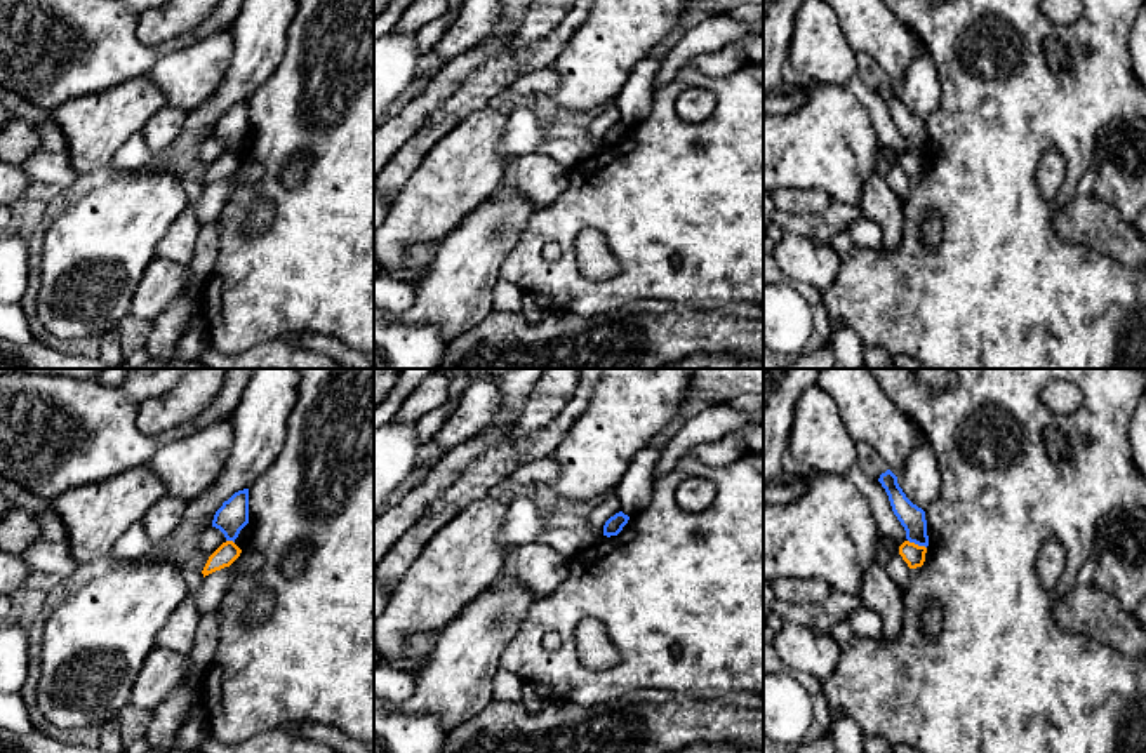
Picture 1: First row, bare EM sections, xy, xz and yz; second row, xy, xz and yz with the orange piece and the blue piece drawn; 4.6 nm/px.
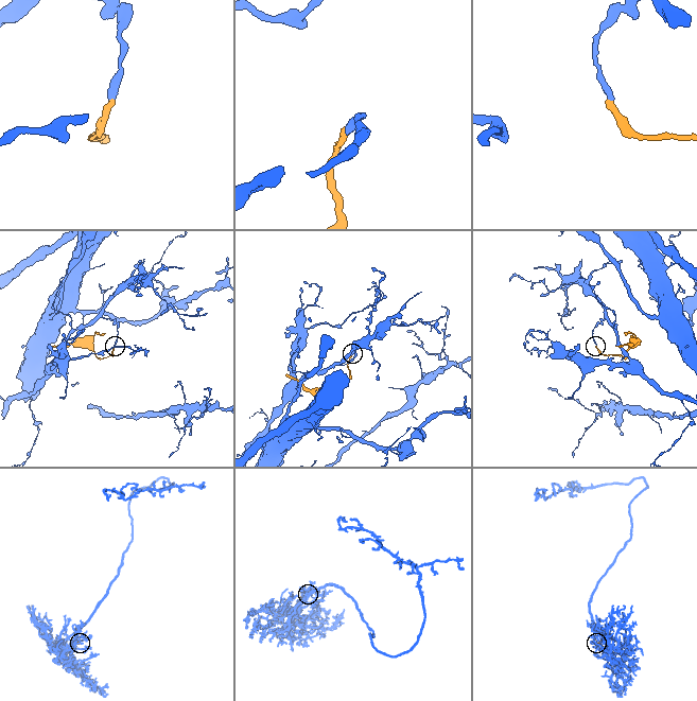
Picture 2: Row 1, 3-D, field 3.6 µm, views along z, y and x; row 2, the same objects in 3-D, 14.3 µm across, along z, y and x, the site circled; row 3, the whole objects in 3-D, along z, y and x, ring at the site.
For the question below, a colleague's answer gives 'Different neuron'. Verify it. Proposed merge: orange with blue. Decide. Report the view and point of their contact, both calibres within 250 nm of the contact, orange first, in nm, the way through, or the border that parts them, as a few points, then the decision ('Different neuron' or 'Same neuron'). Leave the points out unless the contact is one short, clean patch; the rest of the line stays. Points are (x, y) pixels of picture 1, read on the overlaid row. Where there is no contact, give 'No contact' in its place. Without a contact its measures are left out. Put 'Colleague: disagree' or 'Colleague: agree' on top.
Colleague: agree
Touches orange at yz (917, 545). Thickness 100 nm (orange) against 120 nm. Boundary: yz (908, 539), (926, 548). Different neuron

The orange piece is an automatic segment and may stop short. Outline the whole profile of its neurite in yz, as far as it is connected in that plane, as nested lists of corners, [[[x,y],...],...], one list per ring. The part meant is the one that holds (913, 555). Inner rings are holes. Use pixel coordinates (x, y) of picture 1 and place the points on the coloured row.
[[[904,541],[899,546],[899,555],[908,563],[909,569],[922,567],[925,562],[925,553],[927,553],[925,546],[918,546],[918,544],[909,543],[909,541]]]

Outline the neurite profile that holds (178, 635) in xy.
[[[184,598],[157,635],[155,647],[188,656],[195,642],[200,617],[202,614],[197,603],[191,598]]]

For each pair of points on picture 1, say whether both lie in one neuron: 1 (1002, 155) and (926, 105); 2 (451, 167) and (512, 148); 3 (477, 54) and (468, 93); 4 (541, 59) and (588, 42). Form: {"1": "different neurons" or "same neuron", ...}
{"1": "different neurons", "2": "different neurons", "3": "different neurons", "4": "different neurons"}

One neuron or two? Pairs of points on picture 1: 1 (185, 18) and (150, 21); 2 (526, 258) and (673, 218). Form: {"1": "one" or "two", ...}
{"1": "one", "2": "one"}

